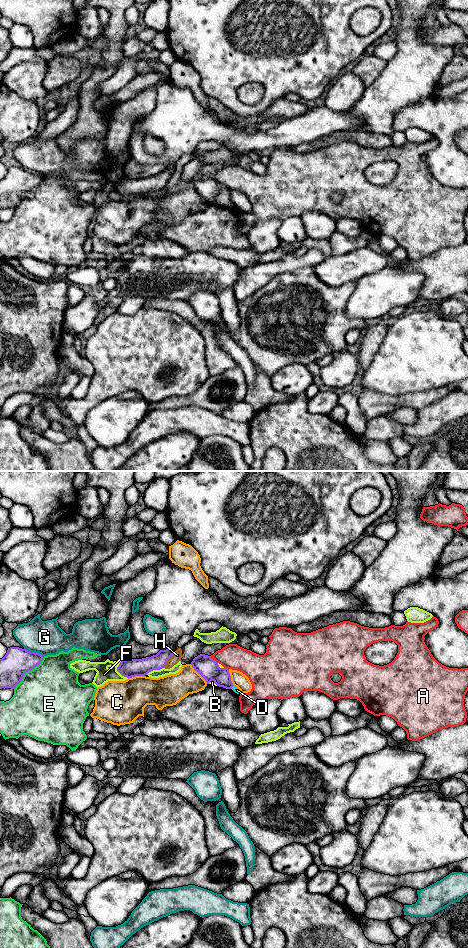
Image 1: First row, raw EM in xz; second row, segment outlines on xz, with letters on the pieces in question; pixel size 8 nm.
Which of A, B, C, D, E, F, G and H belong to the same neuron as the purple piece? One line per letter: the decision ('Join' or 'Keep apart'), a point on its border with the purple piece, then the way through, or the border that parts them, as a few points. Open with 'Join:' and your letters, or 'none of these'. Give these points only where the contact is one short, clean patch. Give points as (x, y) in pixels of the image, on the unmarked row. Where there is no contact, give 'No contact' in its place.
Join: none of these
A: Keep apart. Touches purple at xz (214, 180)
B: Keep apart. Touches purple at xz (213, 200). Boundary: xz (208, 203), (213, 201), (217, 205)
C: Keep apart. Touches purple at xz (199, 193)
D: Keep apart. Touches purple at xz (231, 207). Boundary: xz (233, 205), (230, 208)
E: Keep apart. Touches purple at xz (27, 191)
F: Keep apart. Touches purple at xz (117, 188)
G: Keep apart. Touches purple at xz (34, 172)
H: Keep apart. Touches purple at xz (169, 178). Boundary: xz (174, 171), (163, 187)

